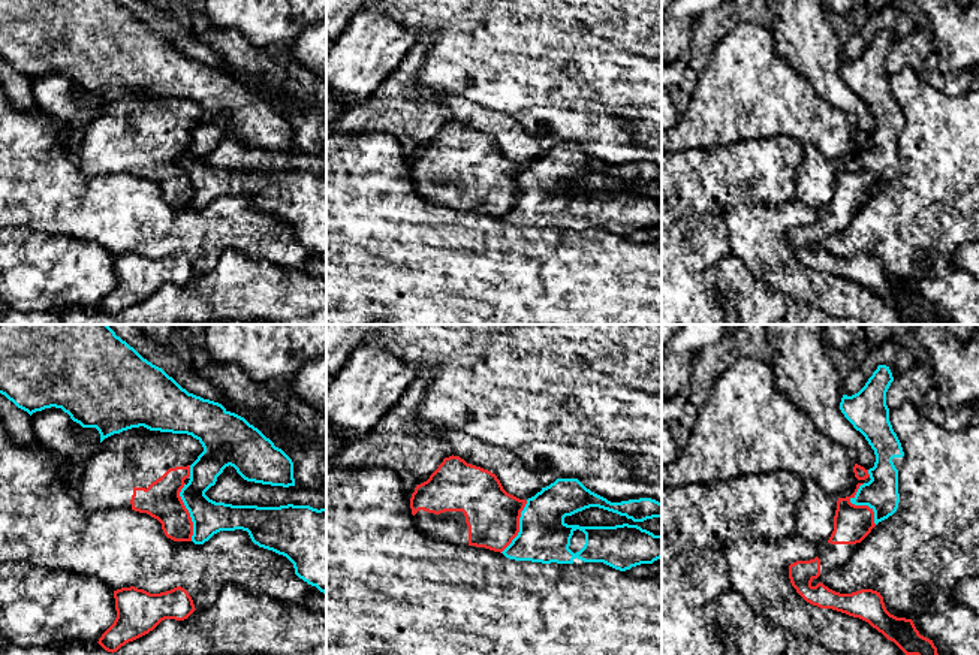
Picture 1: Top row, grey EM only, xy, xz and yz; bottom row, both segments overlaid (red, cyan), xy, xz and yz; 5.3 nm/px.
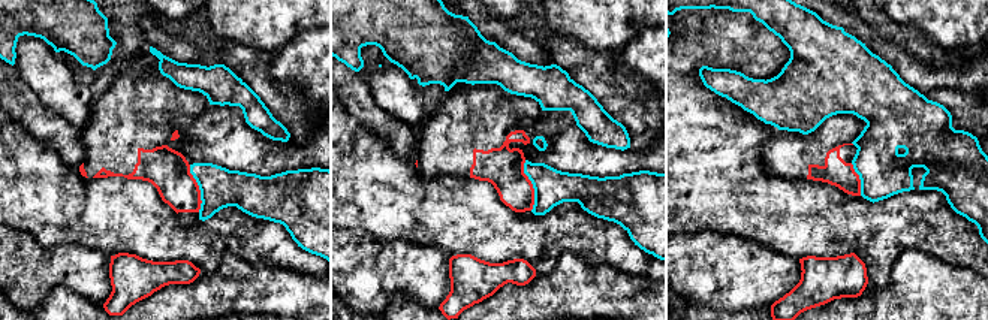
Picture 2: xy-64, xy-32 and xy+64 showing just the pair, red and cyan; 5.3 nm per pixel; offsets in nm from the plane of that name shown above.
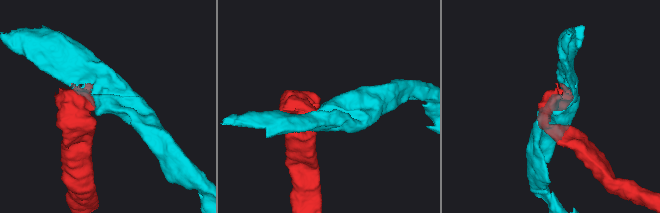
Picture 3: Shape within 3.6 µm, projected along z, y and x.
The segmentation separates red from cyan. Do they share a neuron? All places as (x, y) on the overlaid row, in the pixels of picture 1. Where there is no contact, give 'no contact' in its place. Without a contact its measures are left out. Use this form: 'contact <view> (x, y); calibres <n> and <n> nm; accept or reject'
contact yz (859, 506); calibres 200 and 190 nm; reject

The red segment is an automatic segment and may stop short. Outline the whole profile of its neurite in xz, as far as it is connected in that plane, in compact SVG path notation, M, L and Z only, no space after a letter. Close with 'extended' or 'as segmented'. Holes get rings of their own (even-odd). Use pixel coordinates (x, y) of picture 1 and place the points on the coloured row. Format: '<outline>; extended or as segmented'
M454 455L445 458L430 479L415 488L410 498L412 514L422 532L440 541L500 553L518 535L525 504L525 499L507 493L495 474Z; extended

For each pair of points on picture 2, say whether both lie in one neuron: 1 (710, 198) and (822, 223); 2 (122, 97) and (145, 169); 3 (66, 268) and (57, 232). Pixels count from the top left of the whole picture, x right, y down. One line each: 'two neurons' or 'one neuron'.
1: one neuron
2: one neuron
3: two neurons

